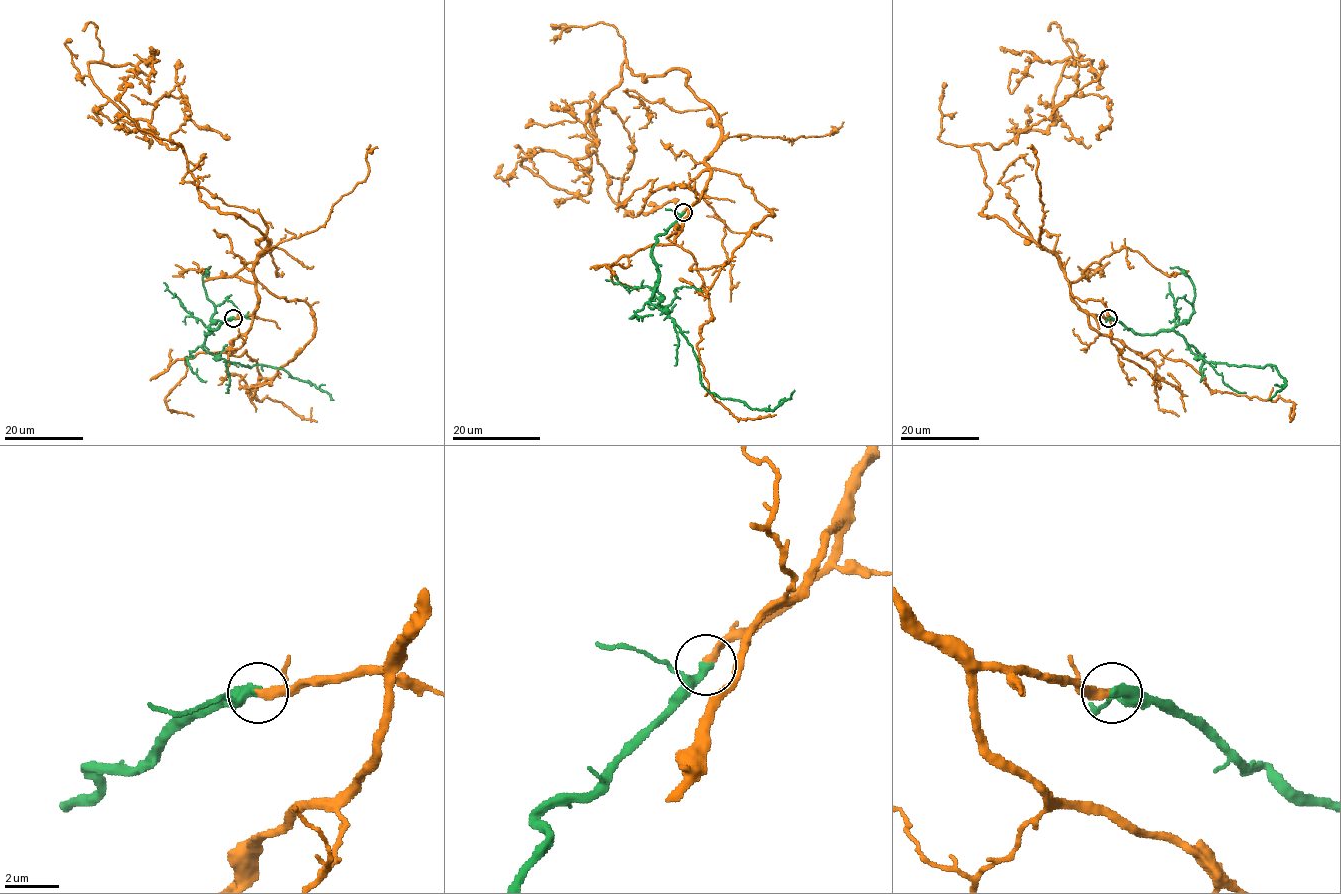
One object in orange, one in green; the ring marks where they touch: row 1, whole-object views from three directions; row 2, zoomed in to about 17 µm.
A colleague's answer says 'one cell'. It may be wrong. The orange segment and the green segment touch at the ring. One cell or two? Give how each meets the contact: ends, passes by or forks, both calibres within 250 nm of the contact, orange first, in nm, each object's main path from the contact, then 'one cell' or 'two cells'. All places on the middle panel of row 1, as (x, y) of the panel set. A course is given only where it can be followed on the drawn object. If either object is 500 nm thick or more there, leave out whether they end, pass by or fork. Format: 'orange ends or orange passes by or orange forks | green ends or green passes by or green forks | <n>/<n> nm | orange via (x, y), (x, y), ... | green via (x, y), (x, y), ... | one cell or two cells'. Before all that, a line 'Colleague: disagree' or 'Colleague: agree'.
Colleague: agree
orange ends | green passes by | 280/280 nm | orange via (683, 212), (721, 138), (686, 73), (625, 62), (585, 156), (523, 160), (585, 195), (589, 103), (563, 111) | green via (683, 213), (657, 237), (658, 286), (648, 301), (675, 323), (711, 393), (773, 409), (795, 390) | one cell

